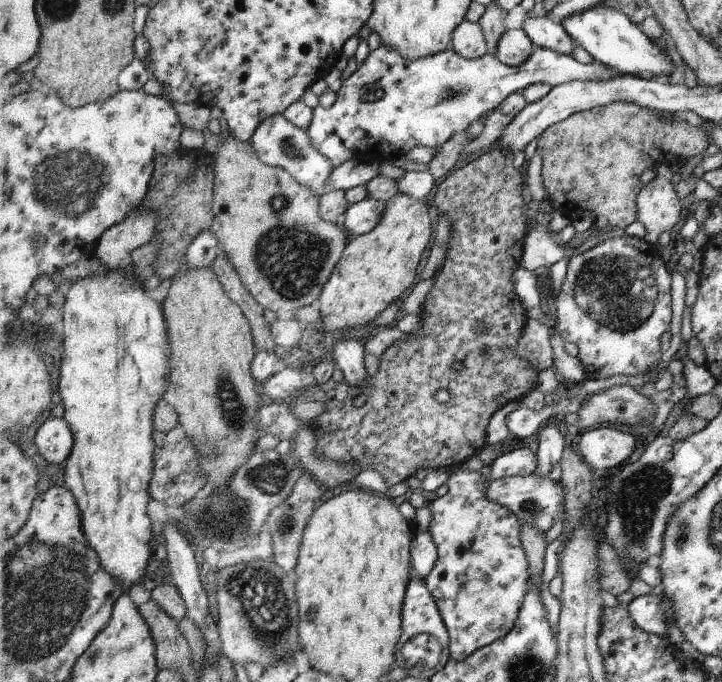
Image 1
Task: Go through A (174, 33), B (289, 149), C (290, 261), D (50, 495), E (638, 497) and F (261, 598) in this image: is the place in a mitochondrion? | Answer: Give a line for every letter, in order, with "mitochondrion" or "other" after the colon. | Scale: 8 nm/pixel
A: other
B: mitochondrion
C: mitochondrion
D: other
E: mitochondrion
F: mitochondrion

